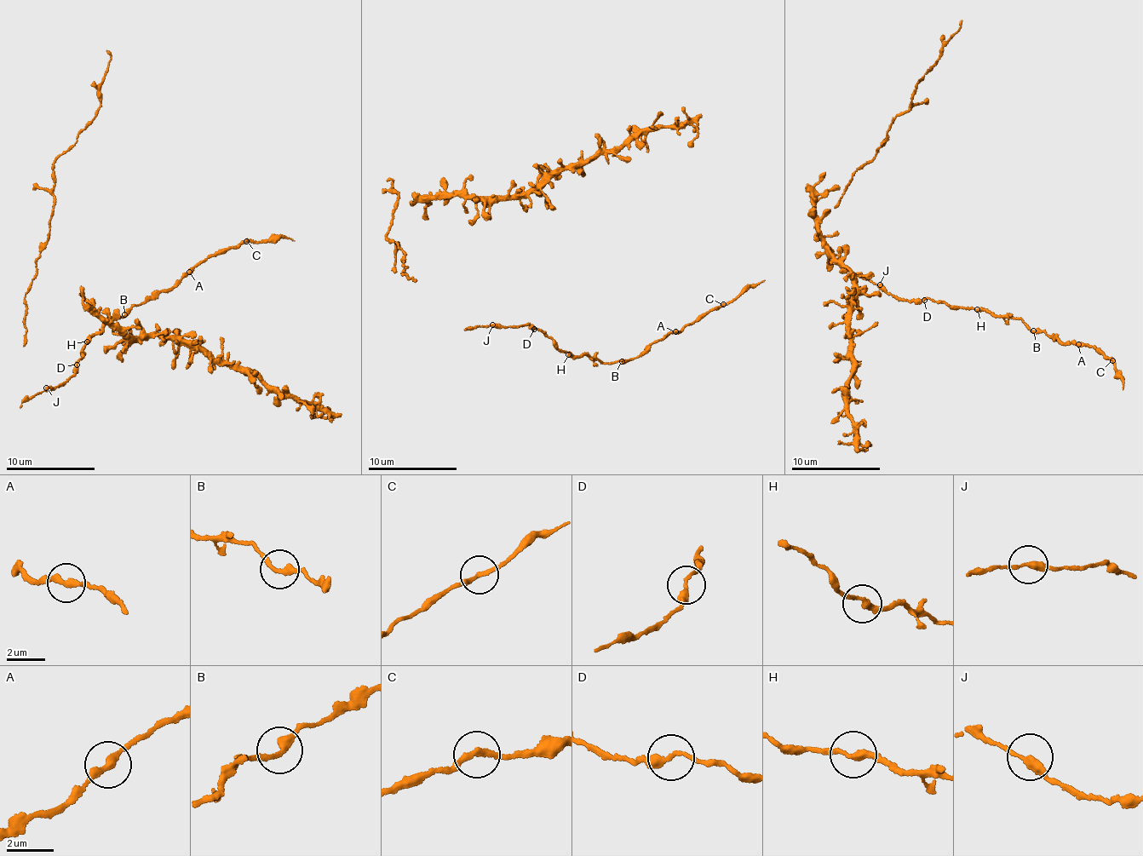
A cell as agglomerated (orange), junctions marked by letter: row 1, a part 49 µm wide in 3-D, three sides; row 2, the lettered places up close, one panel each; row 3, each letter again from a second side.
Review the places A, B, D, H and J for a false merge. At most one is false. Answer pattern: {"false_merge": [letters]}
{"false_merge": []}

